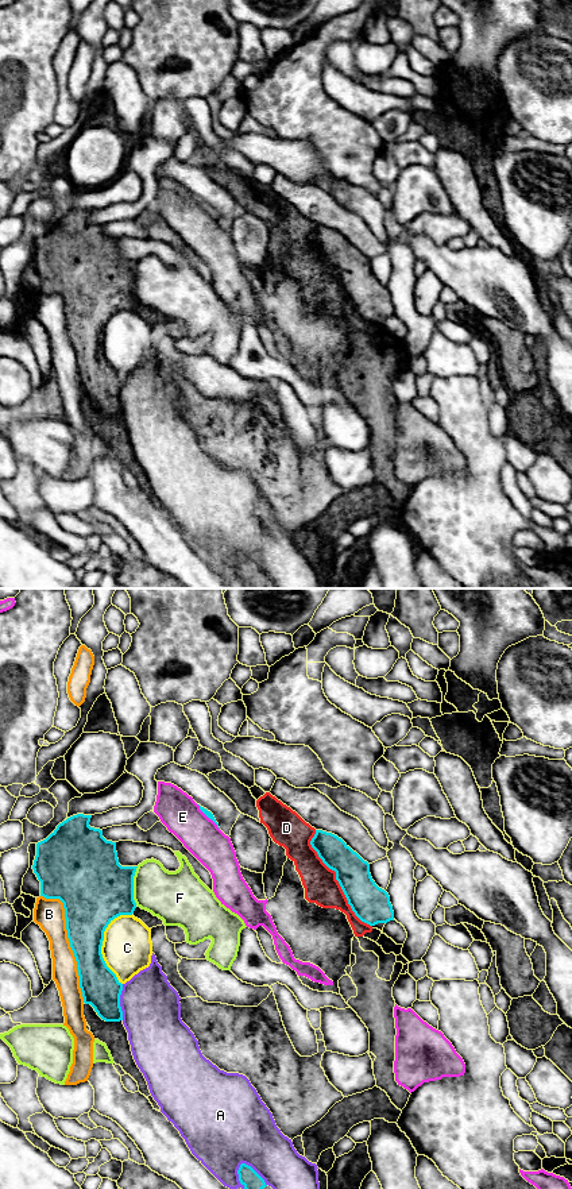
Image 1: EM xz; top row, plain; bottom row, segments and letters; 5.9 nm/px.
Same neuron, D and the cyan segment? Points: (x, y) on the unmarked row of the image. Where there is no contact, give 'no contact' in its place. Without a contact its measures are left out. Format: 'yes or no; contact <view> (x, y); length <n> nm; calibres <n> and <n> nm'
no; contact xz (336, 274); length 650 nm; calibres 220 and 200 nm

